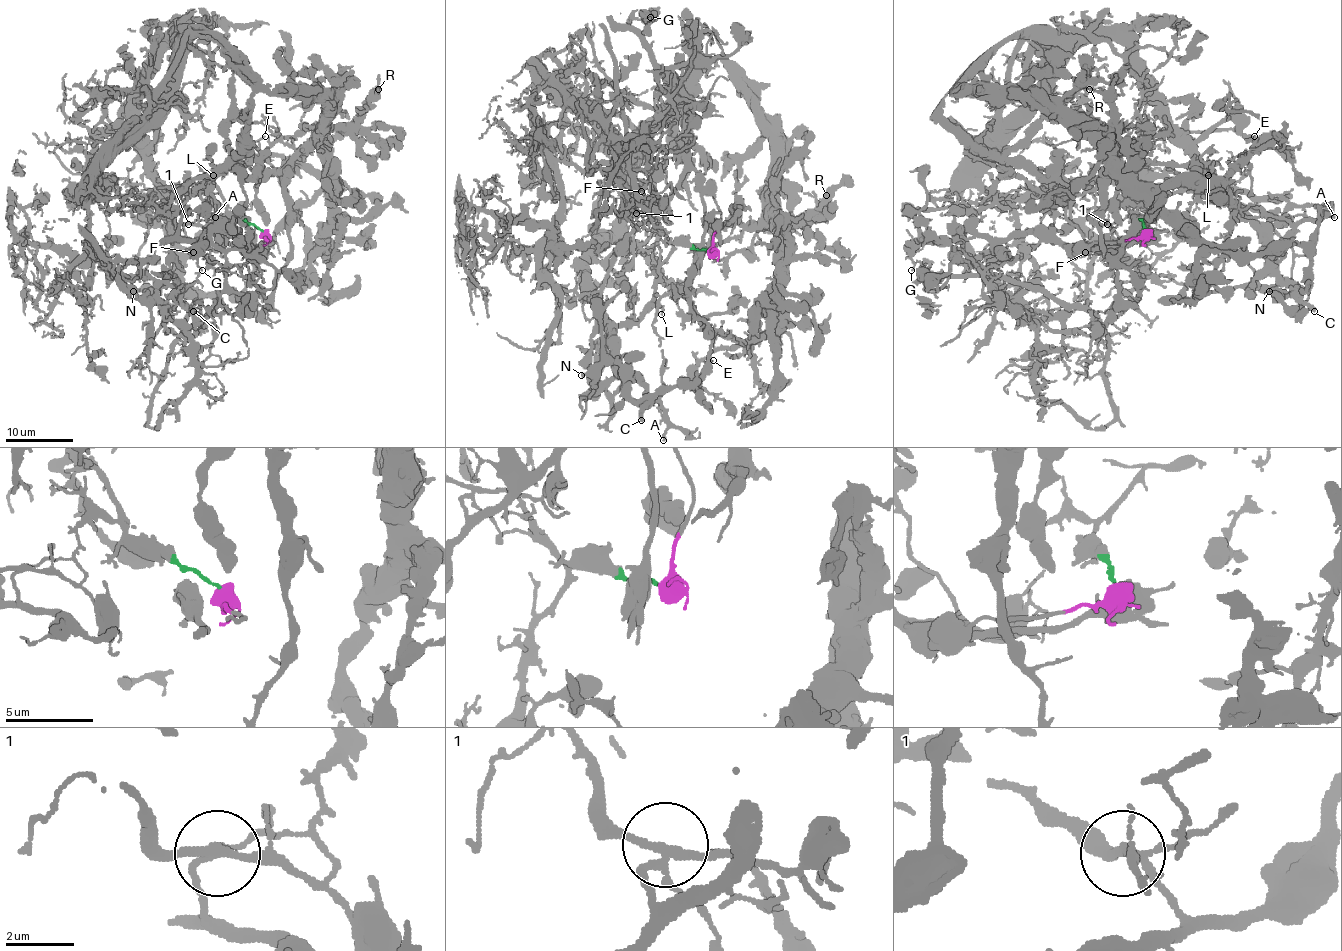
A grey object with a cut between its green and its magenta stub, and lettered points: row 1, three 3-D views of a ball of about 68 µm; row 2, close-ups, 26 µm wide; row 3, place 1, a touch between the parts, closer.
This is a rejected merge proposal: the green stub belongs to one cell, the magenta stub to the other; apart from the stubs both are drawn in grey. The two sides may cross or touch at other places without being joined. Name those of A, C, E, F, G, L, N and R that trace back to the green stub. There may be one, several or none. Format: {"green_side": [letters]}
{"green_side": ["A", "C", "E", "L", "N", "R"]}

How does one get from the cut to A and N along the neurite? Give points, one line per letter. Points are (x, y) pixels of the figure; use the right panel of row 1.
A: (1146, 231), (1137, 209), (1157, 185), (1173, 180), (1223, 190), (1268, 248), (1276, 248), (1303, 220), (1334, 217)
N: (1146, 231), (1137, 209), (1157, 185), (1193, 180), (1222, 188), (1257, 231), (1266, 268), (1257, 283), (1269, 292)

